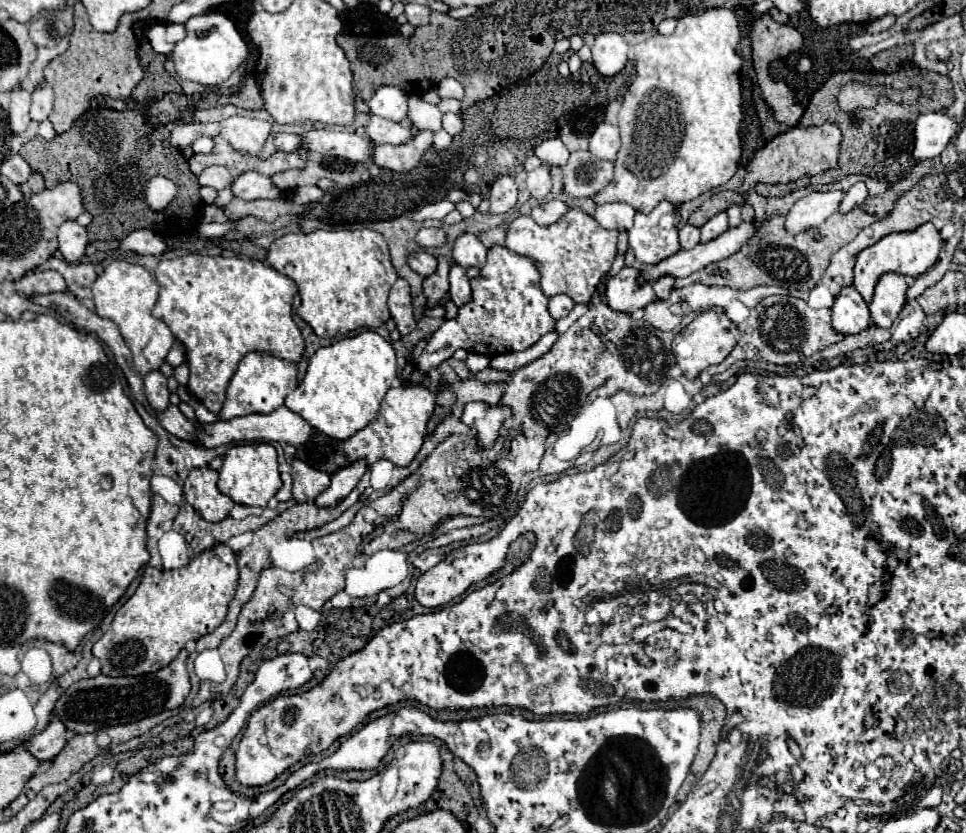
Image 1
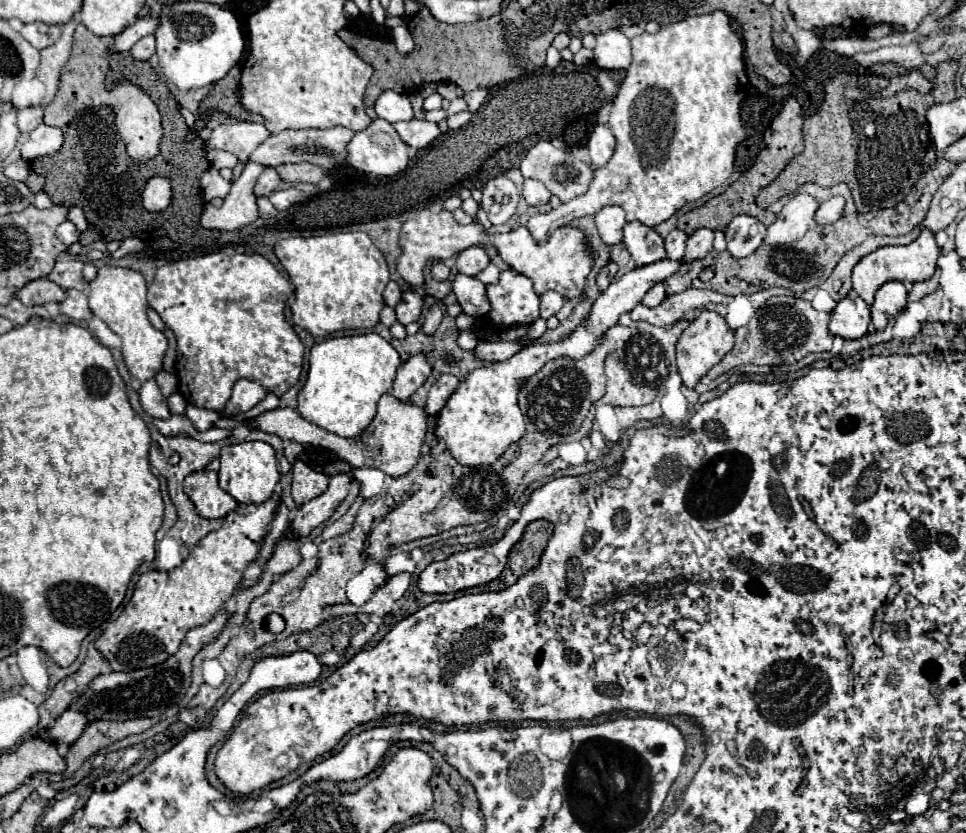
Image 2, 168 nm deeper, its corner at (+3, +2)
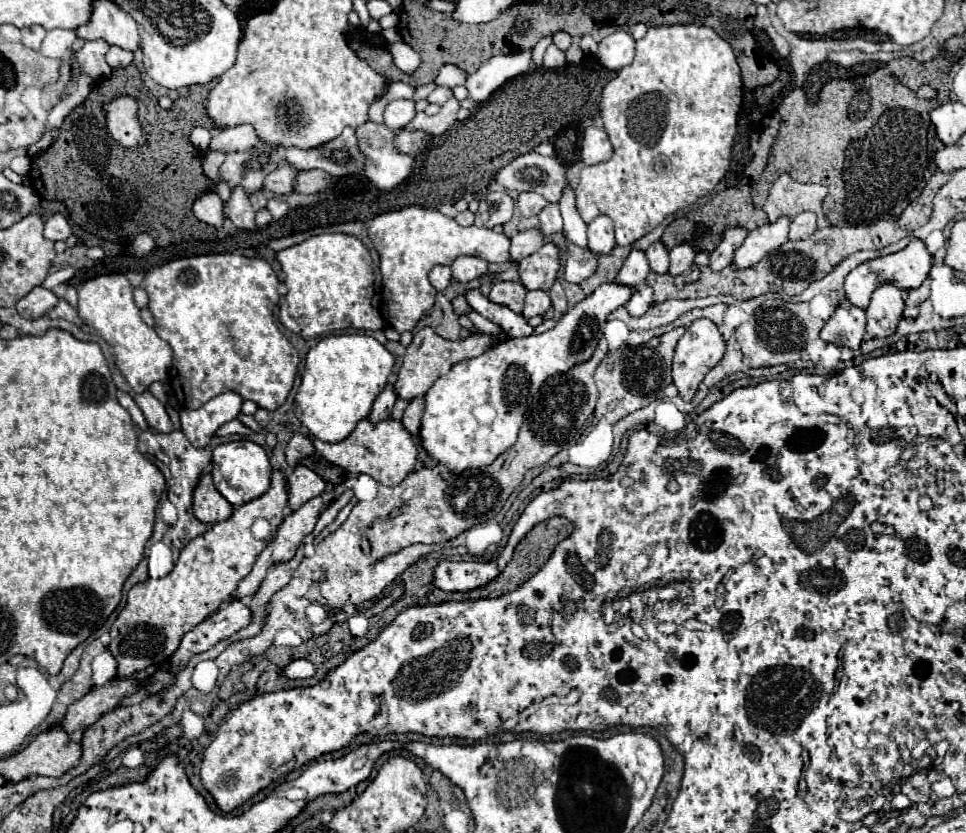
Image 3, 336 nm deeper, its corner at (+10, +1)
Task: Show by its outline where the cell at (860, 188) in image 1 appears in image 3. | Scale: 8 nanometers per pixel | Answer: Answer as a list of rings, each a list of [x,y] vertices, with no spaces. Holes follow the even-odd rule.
[[[799,213],[797,217],[791,219],[789,225],[789,241],[799,241],[809,237],[815,231],[815,213]]]

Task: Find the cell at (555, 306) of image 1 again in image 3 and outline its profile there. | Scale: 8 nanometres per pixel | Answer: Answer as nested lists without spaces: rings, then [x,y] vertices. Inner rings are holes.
[[[535,289],[535,291],[527,291],[527,297],[525,297],[525,309],[523,309],[523,315],[529,319],[529,317],[535,317],[535,315],[545,315],[545,311],[551,307],[551,299],[549,299],[549,293],[547,291],[541,291],[541,289]]]

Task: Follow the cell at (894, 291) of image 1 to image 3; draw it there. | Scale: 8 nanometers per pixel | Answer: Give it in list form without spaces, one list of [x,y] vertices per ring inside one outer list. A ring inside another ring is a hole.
[[[881,285],[873,291],[867,311],[867,333],[883,339],[891,337],[903,317],[903,293],[895,285]]]

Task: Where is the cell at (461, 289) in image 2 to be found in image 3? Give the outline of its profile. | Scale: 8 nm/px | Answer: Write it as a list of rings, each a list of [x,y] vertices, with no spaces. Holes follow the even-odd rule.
[[[473,289],[467,293],[467,301],[469,305],[481,313],[483,317],[487,317],[489,321],[501,325],[501,329],[509,335],[509,337],[529,337],[533,335],[533,327],[527,323],[527,319],[521,313],[511,311],[505,305],[497,305],[493,301],[489,301],[487,297],[481,295],[479,289]]]

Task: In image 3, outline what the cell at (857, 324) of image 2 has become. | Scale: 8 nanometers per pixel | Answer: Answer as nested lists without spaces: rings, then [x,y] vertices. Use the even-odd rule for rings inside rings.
[[[839,305],[833,317],[821,329],[821,339],[839,347],[859,349],[865,335],[865,311],[859,307]]]

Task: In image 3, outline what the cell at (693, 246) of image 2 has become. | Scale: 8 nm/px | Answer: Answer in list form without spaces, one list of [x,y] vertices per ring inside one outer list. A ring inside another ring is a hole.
[[[677,245],[669,251],[669,275],[681,275],[683,271],[687,271],[693,263],[693,249],[689,249],[689,245]]]

